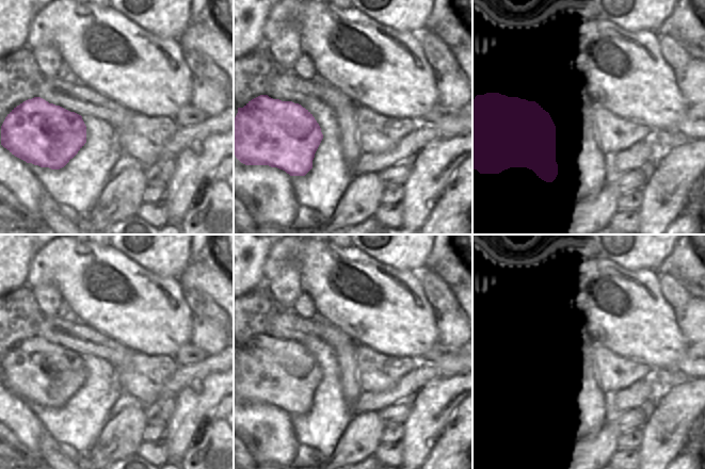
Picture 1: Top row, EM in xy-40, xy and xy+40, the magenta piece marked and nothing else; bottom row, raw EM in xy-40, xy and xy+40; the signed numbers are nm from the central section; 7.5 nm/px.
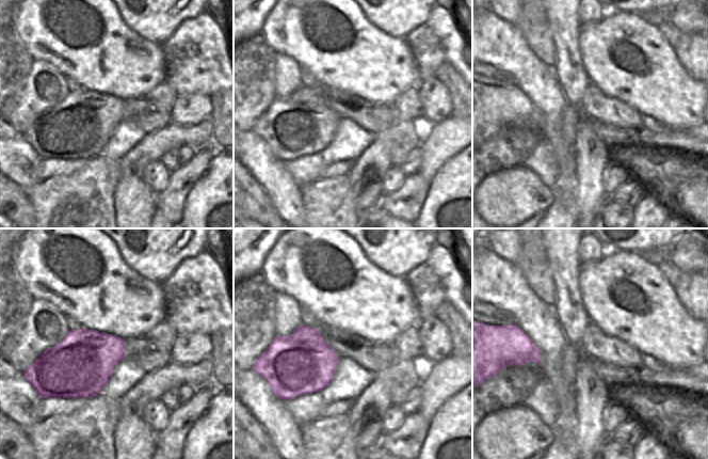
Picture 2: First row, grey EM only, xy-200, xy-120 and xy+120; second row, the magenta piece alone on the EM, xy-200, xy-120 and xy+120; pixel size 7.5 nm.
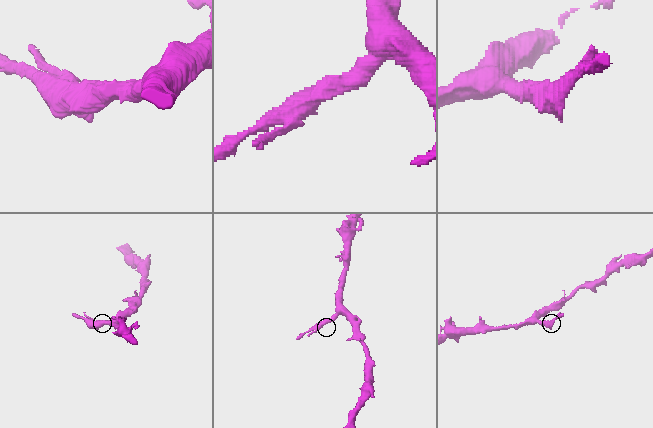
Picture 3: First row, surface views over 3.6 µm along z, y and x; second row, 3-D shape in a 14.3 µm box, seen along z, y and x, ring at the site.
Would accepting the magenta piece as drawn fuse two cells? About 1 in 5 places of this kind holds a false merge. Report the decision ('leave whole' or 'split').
split

